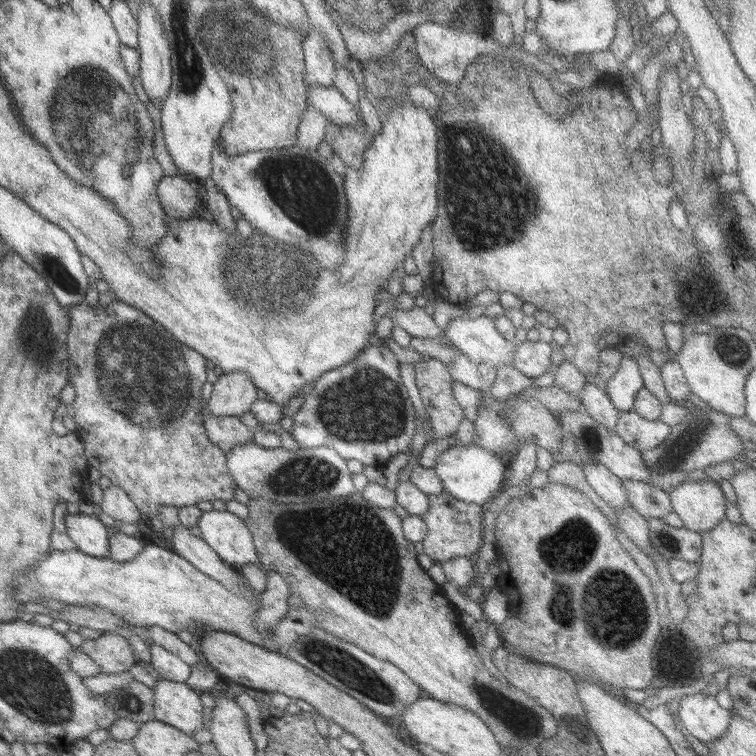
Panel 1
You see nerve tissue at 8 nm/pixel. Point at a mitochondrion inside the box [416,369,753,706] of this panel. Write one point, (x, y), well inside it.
(573, 546)

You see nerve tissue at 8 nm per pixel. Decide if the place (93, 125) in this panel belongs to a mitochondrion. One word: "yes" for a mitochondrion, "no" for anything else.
yes

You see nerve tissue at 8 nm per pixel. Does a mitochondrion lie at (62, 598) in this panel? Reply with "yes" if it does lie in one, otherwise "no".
no

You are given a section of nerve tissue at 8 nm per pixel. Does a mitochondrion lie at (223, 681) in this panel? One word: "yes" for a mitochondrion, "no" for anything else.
no

